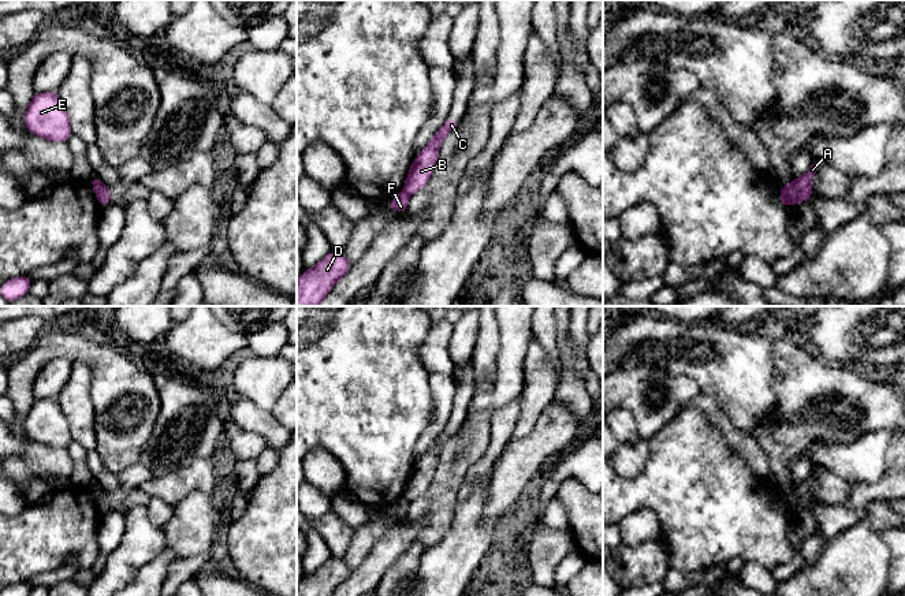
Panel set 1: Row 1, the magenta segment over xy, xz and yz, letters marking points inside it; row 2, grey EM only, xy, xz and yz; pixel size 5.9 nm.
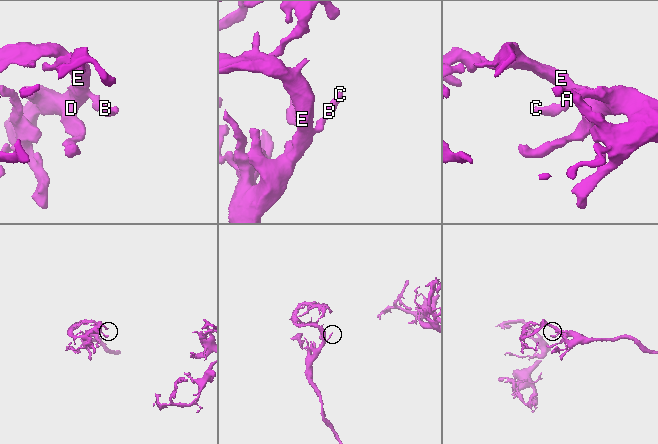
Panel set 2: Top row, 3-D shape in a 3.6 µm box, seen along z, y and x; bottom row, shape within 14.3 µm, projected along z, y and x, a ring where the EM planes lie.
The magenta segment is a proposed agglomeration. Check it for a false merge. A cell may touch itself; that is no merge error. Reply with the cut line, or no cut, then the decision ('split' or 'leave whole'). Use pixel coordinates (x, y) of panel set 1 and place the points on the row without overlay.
yz (790, 488), (800, 506) | split

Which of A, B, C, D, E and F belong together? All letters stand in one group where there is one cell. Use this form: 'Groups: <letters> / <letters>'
Groups: A D E F / B C

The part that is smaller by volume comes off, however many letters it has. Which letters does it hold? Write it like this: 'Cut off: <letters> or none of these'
Cut off: B, C

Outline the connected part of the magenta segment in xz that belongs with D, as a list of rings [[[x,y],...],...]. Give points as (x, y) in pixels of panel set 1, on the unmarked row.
[[[331,556],[314,573],[301,578],[297,596],[332,596],[350,574],[345,559]]]

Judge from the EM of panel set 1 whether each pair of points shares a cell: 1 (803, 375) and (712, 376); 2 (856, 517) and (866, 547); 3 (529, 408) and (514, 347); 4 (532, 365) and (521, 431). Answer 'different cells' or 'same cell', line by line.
1: different cells
2: different cells
3: different cells
4: same cell

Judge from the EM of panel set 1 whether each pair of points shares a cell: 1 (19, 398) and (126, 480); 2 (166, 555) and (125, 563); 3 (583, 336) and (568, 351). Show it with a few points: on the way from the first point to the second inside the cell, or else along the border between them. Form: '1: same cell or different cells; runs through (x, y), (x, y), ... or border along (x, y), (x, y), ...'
1: different cells; border along (138, 461), (116, 473)
2: different cells; border along (166, 547), (137, 573), (133, 581)
3: different cells; border along (568, 334), (585, 356)

